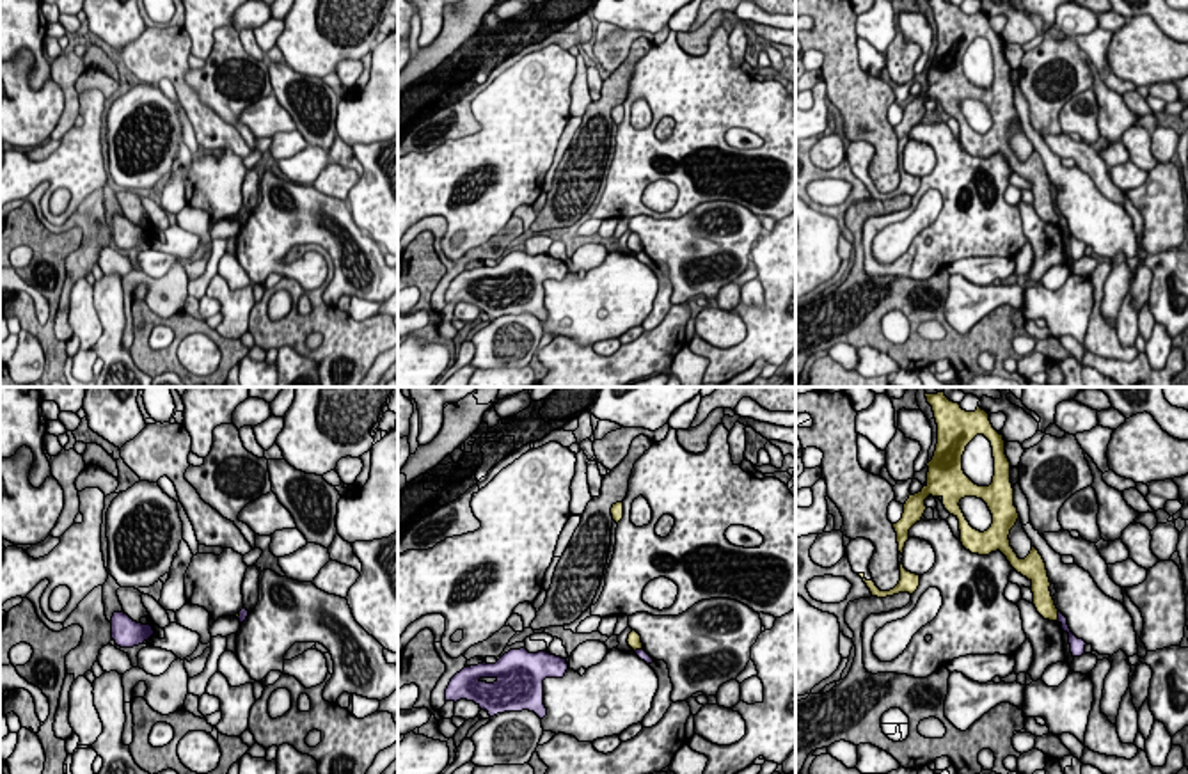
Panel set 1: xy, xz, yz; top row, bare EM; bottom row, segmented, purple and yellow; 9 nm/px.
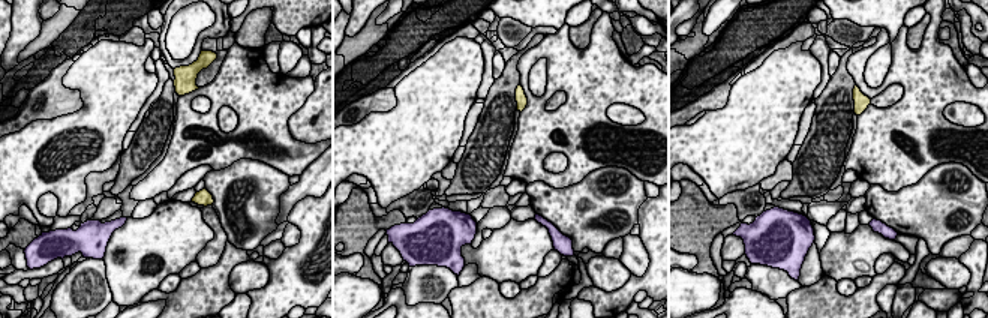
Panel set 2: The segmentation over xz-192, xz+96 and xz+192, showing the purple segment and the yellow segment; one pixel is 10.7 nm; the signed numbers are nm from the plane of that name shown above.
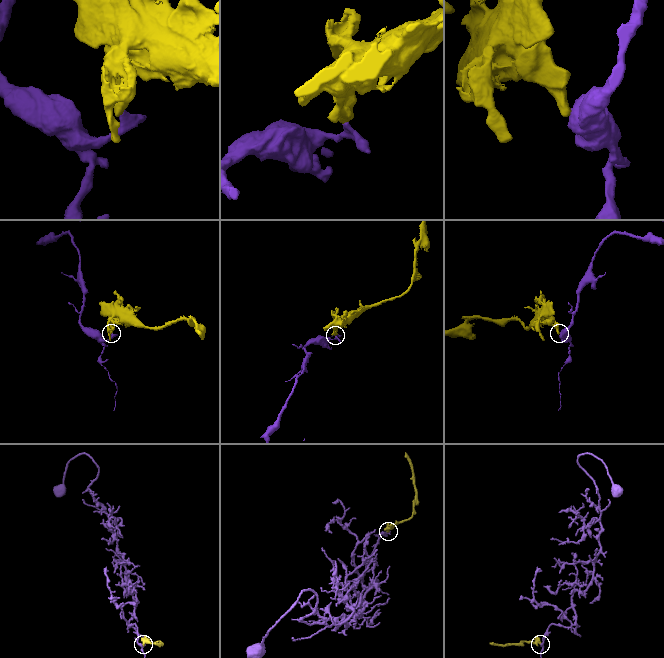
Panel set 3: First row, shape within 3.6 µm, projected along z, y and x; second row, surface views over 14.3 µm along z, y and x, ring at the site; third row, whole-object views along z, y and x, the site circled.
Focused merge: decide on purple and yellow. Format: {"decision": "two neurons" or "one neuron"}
{"decision": "two neurons"}

